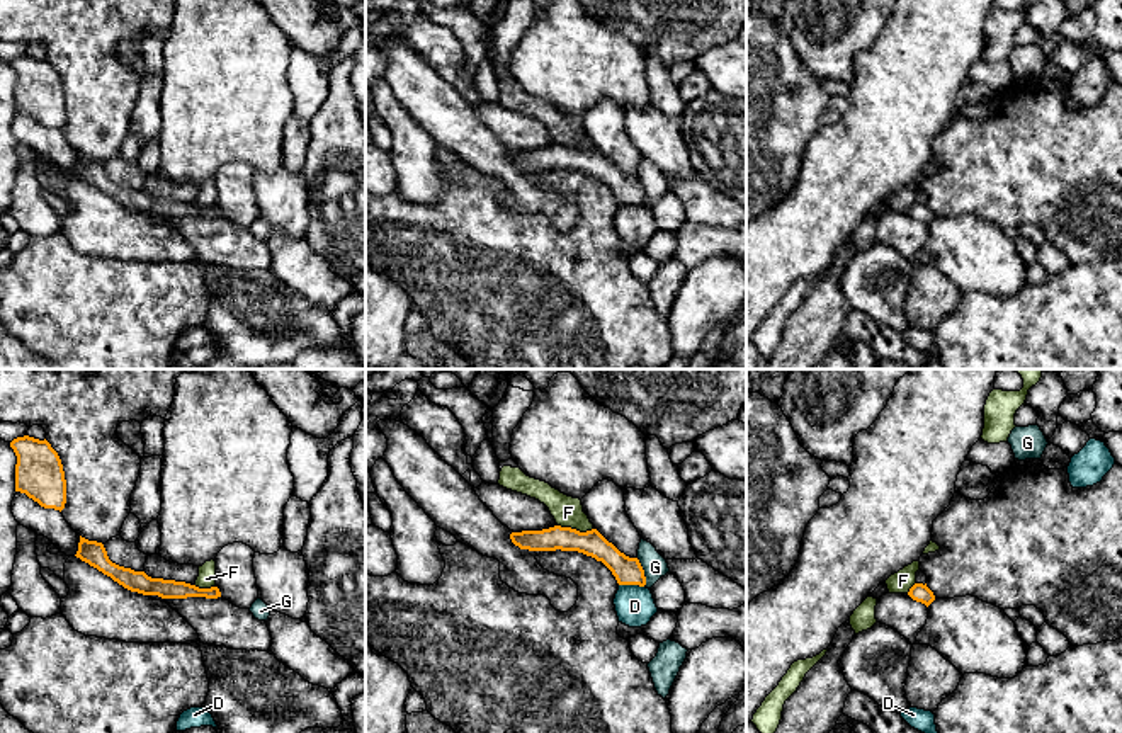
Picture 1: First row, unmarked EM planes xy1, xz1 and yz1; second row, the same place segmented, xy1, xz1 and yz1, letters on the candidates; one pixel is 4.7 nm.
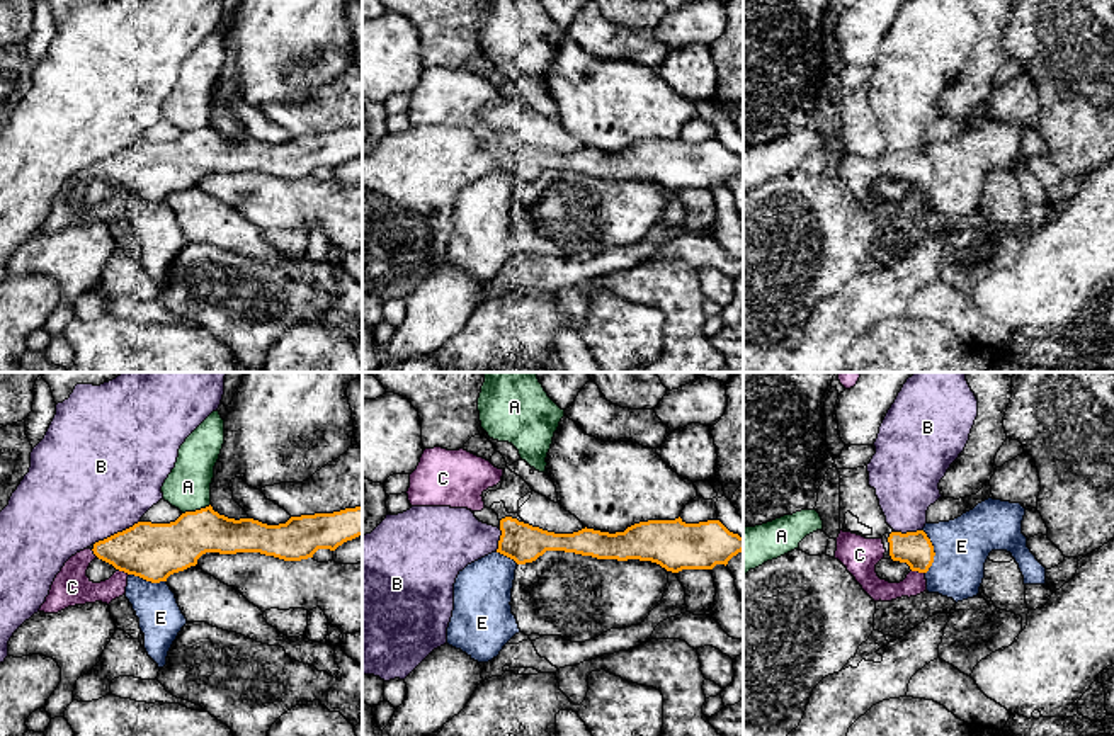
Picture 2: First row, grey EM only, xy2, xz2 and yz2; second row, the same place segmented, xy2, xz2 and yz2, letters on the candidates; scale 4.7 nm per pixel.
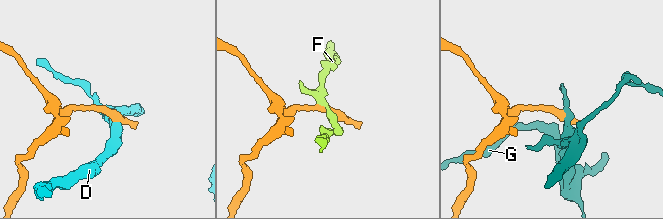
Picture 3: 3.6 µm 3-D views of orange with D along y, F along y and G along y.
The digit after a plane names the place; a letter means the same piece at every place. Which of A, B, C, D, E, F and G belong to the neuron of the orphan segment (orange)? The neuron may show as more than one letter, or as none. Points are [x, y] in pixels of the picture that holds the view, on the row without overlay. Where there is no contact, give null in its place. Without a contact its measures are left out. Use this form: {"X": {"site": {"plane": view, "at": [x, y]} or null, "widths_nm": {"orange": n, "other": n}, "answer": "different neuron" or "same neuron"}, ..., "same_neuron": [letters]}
{"A": {"site": {"plane": "xy2", "at": [196, 130]}, "widths_nm": {"orange": 260, "other": 220}, "answer": "different neuron"}, "B": {"site": {"plane": "xy2", "at": [118, 152]}, "widths_nm": {"orange": 280, "other": 500}, "answer": "different neuron"}, "C": {"site": {"plane": "yz2", "at": [919, 191]}, "widths_nm": {"orange": 160, "other": 120}, "answer": "same neuron"}, "D": {"site": {"plane": "xz1", "at": [631, 203]}, "widths_nm": {"orange": 130, "other": 190}, "answer": "different neuron"}, "E": {"site": {"plane": "yz2", "at": [934, 172]}, "widths_nm": {"orange": 160, "other": 260}, "answer": "different neuron"}, "F": {"site": {"plane": "xz1", "at": [575, 148]}, "widths_nm": {"orange": 120, "other": 140}, "answer": "different neuron"}, "G": {"site": {"plane": "xz1", "at": [643, 191]}, "widths_nm": {"orange": 130, "other": 120}, "answer": "different neuron"}, "same_neuron": ["C"]}

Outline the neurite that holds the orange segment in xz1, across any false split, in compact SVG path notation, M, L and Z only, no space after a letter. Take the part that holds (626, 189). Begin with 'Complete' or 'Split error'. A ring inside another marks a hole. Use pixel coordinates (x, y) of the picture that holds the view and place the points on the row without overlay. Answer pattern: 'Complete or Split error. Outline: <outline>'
Complete. Outline: M554 145L542 150L512 151L510 158L529 170L578 170L602 180L619 204L646 204L644 189L638 177L629 177L609 162L597 148L580 151L571 146Z

